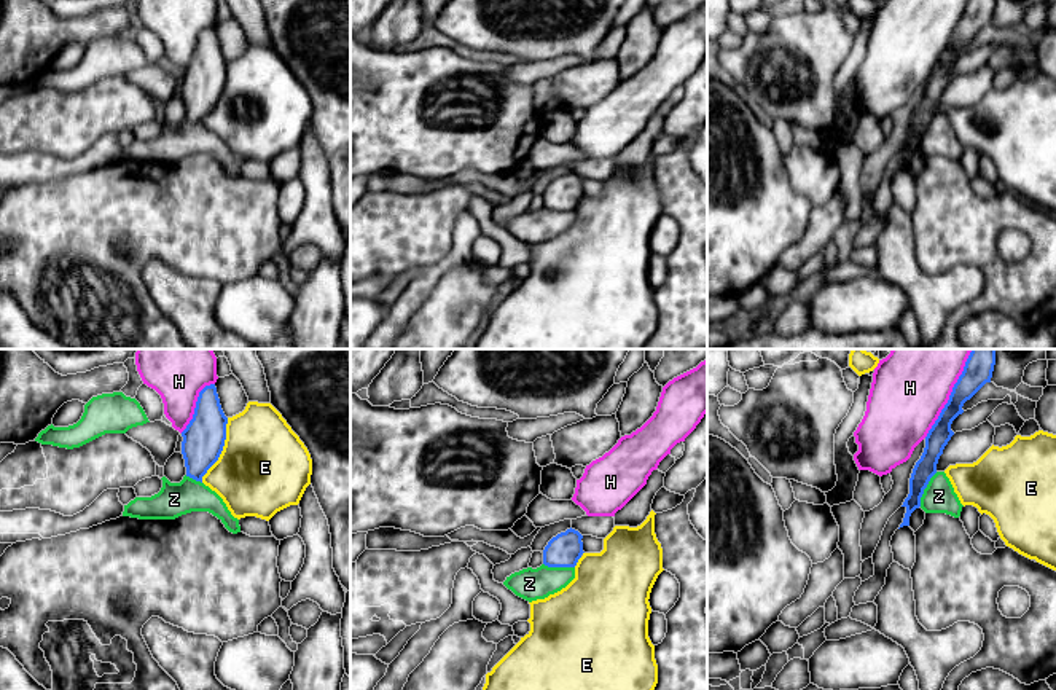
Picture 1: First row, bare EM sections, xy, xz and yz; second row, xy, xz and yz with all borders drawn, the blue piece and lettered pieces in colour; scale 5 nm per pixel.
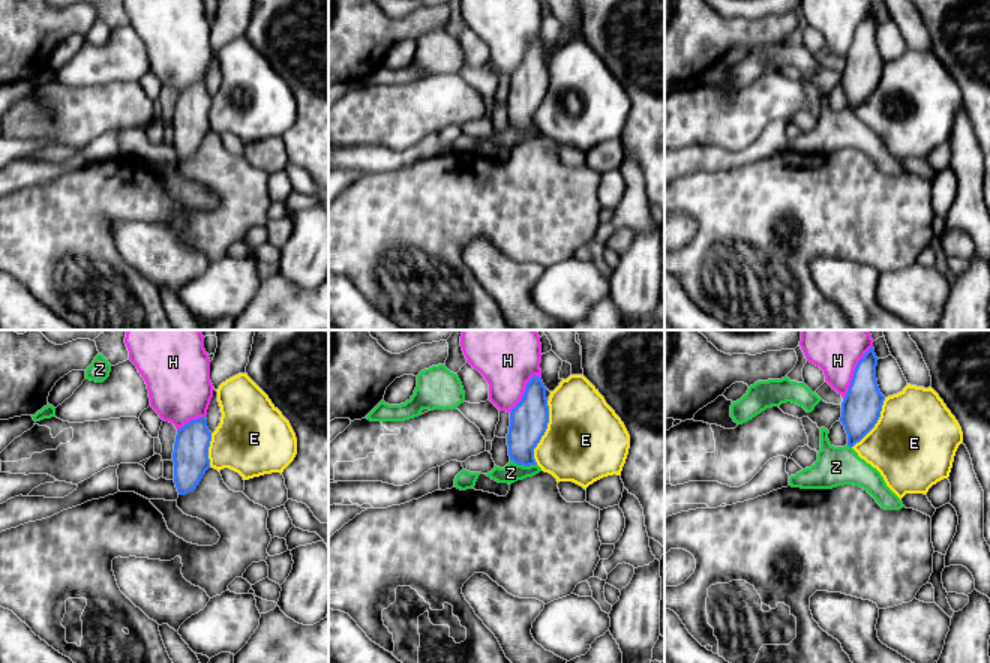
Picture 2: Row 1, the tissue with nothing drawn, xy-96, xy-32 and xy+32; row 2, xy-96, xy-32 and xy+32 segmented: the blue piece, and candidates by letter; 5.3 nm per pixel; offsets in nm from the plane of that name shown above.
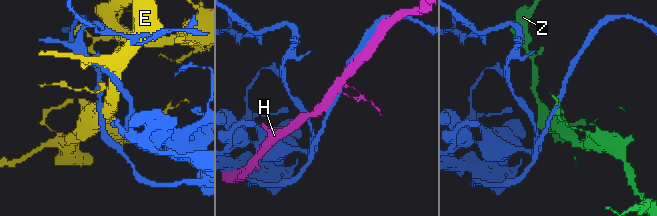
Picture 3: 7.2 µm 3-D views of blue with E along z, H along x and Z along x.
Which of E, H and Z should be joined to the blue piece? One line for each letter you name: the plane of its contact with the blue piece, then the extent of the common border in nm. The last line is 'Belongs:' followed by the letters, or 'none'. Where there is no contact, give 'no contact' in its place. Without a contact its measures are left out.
Belongs: none

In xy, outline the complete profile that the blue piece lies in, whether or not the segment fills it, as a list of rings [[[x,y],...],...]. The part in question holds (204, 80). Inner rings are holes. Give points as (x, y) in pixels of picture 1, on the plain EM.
[[[215,27],[205,29],[199,35],[193,62],[182,75],[186,120],[202,126],[202,120],[223,94],[226,67]]]

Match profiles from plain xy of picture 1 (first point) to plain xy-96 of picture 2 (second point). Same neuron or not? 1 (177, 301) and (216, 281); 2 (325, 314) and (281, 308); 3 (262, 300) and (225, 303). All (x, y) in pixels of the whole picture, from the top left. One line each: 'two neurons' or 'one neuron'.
1: two neurons
2: two neurons
3: one neuron

